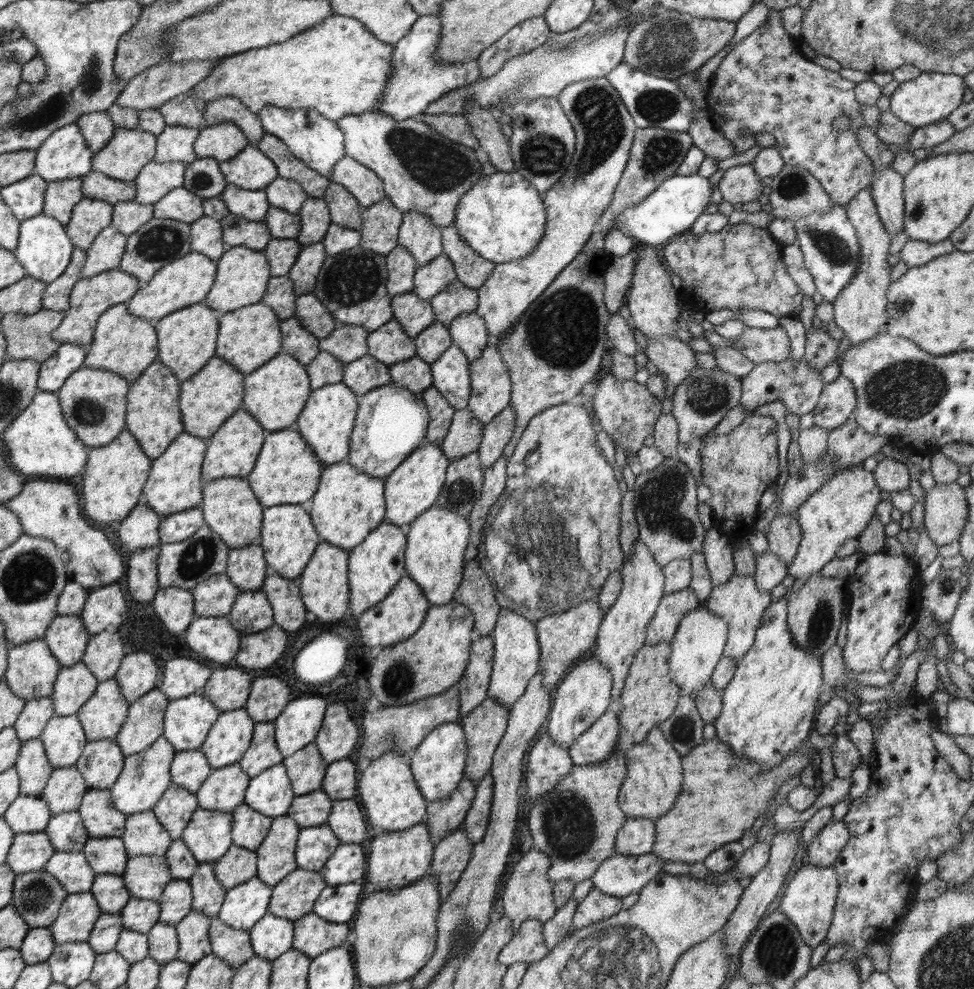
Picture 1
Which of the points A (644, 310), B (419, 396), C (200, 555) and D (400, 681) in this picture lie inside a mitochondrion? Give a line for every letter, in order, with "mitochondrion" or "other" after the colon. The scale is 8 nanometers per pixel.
A: other
B: other
C: mitochondrion
D: mitochondrion

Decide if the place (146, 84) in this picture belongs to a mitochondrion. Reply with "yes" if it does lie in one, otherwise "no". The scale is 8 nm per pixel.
no

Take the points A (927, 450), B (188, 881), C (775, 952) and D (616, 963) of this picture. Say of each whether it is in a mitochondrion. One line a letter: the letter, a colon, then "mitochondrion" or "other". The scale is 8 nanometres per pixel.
A: other
B: other
C: mitochondrion
D: mitochondrion

